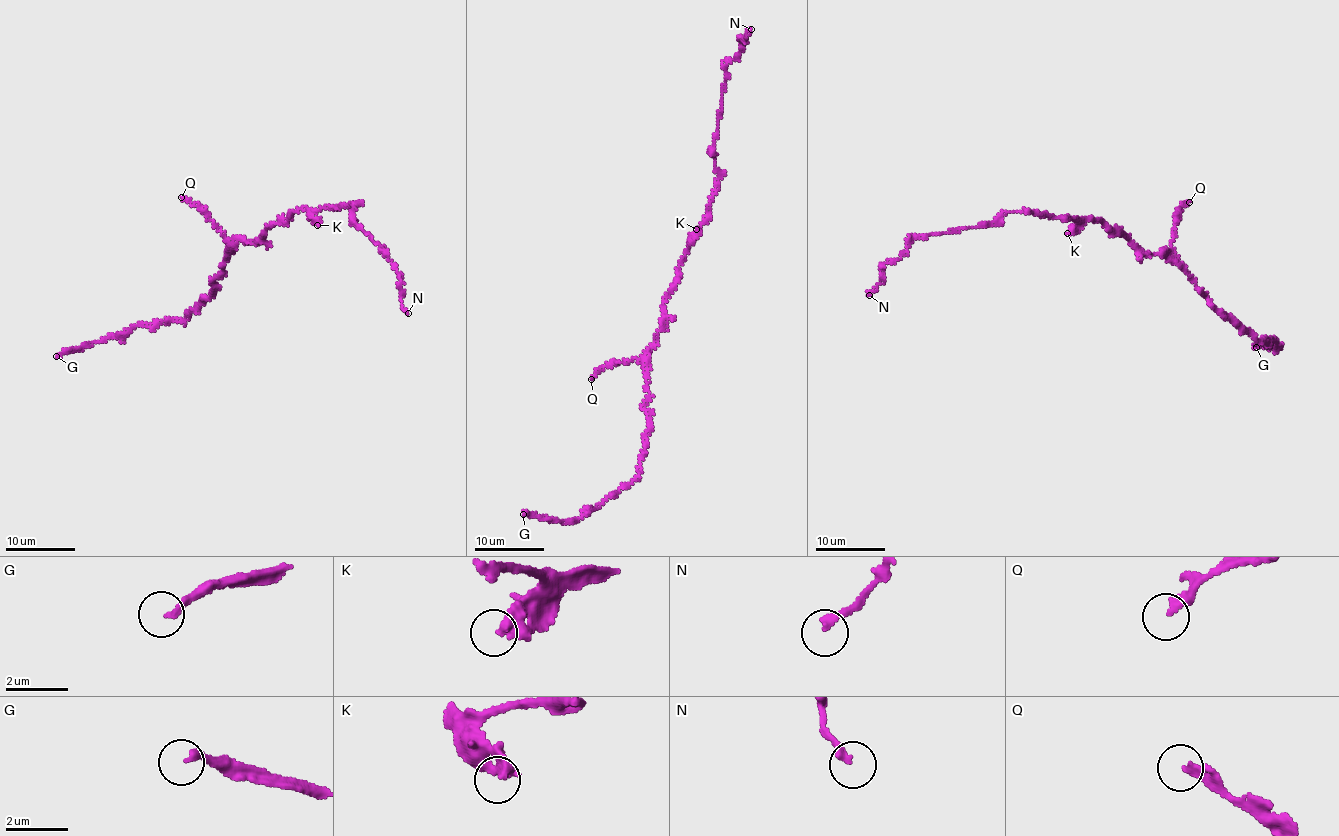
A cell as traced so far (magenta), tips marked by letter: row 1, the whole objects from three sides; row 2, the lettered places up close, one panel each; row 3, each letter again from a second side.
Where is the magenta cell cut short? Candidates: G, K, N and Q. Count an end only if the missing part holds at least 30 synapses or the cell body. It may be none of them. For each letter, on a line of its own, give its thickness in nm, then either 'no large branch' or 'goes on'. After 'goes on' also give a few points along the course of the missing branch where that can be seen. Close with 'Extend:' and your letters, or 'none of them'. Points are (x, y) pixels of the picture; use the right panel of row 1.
G: 220 nm | goes on
K: 340 nm | no large branch
N: 220 nm | no large branch
Q: 240 nm | no large branch
Extend: G

